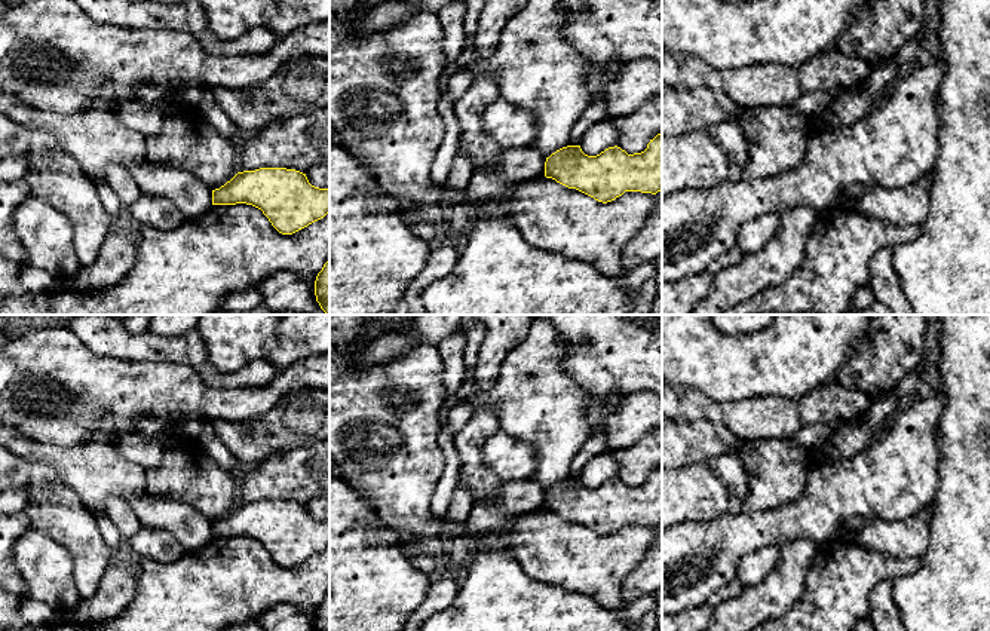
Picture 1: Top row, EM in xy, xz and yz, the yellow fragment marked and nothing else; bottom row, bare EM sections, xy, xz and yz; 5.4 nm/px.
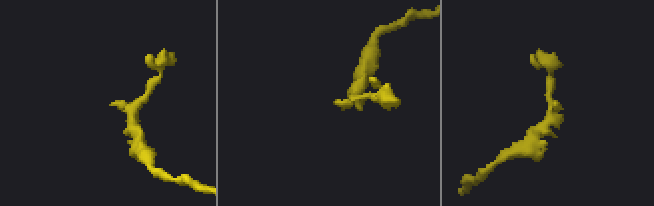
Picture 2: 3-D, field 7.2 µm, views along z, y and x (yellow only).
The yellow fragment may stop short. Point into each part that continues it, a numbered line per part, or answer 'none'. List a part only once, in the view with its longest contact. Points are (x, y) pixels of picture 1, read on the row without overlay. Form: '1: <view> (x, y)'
none

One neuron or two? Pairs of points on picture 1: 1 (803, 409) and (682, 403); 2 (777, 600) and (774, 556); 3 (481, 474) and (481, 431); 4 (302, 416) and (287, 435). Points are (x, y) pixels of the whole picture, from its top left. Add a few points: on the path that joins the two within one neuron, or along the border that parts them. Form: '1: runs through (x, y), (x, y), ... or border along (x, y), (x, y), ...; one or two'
1: runs through (774, 413), (719, 413), (711, 410); one
2: border along (781, 548), (778, 563), (759, 582), (745, 585); two
3: runs through (474, 463), (474, 441); one
4: runs through (297, 420), (287, 431); one

